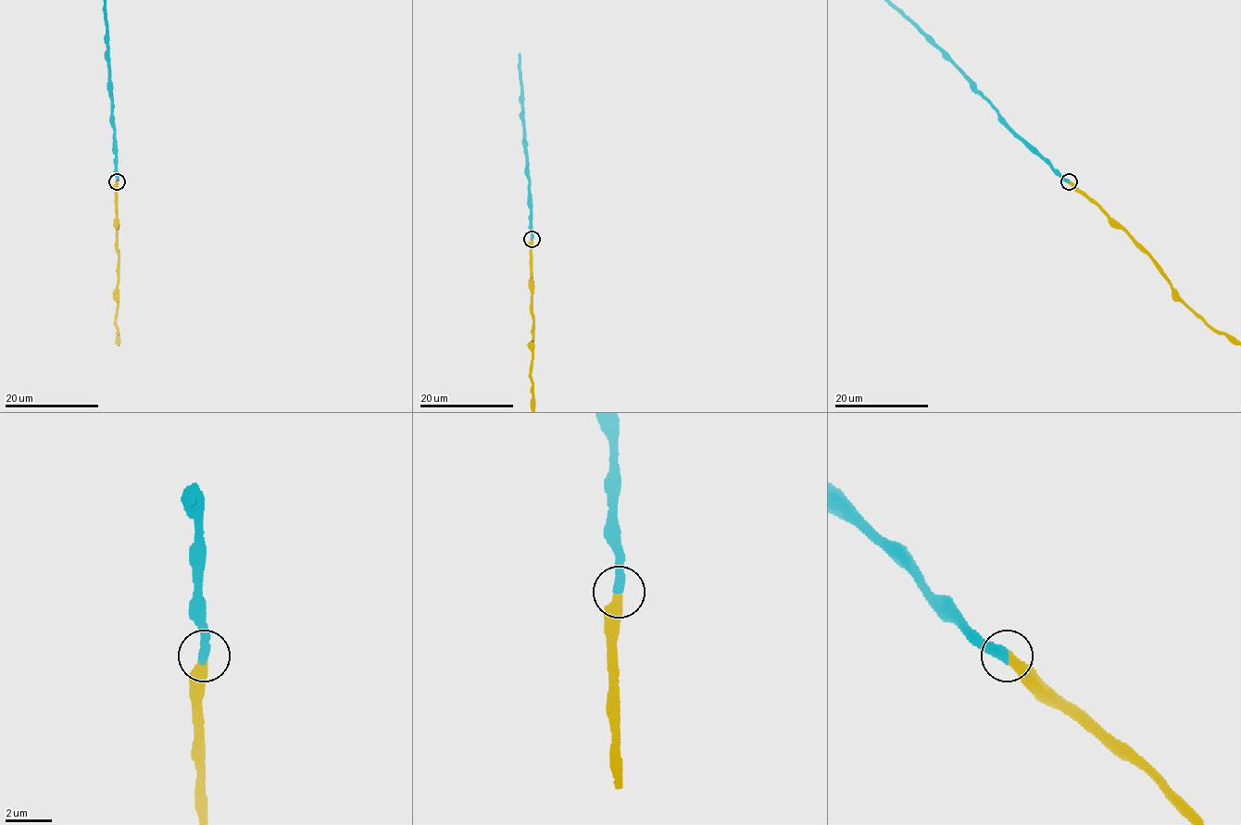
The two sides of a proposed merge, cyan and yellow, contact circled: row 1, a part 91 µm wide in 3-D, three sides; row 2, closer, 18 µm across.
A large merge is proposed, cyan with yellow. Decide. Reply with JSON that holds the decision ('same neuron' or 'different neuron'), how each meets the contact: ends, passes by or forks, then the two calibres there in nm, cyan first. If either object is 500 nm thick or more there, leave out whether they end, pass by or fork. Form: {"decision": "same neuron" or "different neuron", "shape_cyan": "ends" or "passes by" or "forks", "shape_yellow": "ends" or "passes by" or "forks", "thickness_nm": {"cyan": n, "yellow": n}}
{"decision": "same neuron", "shape_cyan": "ends", "shape_yellow": "ends", "thickness_nm": {"cyan": 440, "yellow": 440}}

